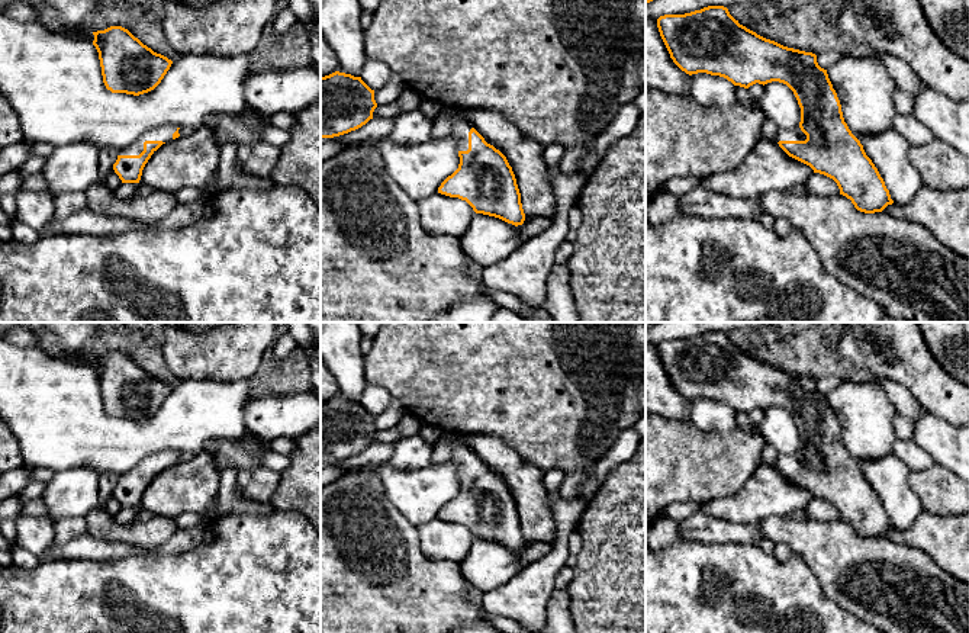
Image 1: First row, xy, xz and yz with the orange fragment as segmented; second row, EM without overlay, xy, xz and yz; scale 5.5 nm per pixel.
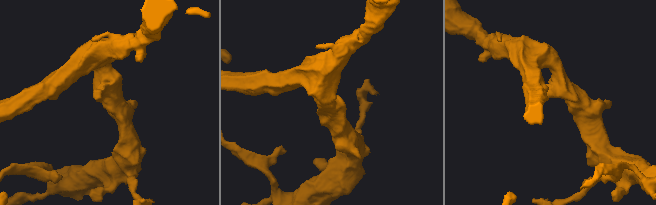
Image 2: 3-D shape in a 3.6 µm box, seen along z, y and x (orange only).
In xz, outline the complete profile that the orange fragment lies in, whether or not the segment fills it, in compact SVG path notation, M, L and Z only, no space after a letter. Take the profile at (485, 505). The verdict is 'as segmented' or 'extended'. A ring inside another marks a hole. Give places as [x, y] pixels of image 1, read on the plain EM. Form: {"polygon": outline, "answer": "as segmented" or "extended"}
{"polygon": "M460 434L453 443L450 462L457 466L460 489L441 508L438 518L466 526L476 539L522 550L521 518L506 482L473 453Z", "answer": "extended"}

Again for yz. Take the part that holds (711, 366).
{"polygon": "M708 331L685 340L664 340L657 344L657 353L670 383L689 401L719 401L744 414L756 408L786 409L801 433L801 447L793 454L778 456L775 466L779 472L789 482L809 491L814 498L833 504L840 520L850 524L860 537L882 537L894 528L878 494L844 447L837 418L827 395L818 391L815 379L788 373L757 360L740 350L724 331Z", "answer": "extended"}

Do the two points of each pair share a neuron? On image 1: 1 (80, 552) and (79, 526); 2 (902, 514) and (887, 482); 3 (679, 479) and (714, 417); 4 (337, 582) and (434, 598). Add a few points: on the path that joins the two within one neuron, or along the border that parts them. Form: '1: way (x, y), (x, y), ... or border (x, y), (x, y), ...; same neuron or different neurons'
1: border (87, 533), (66, 543), (55, 542); different neurons
2: way (902, 507), (892, 489); same neuron
3: border (688, 421), (704, 430), (730, 431), (736, 427); different neurons
4: way (361, 598), (409, 598); same neuron

